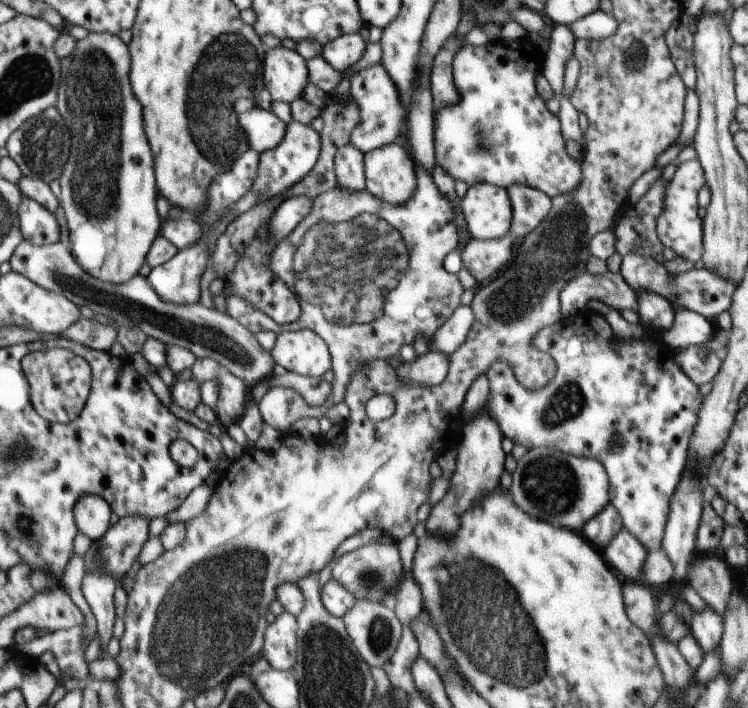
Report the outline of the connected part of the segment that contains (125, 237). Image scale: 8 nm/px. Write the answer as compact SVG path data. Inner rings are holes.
M90 31L86 38L76 41L76 48L70 56L60 59L60 72L61 89L58 90L56 107L71 131L69 160L59 178L60 206L64 208L68 224L69 248L77 262L94 278L110 284L124 284L138 276L138 270L148 256L146 252L153 248L154 239L162 228L162 219L156 208L159 194L154 154L144 134L142 104L136 100L128 78L128 46L109 32Z

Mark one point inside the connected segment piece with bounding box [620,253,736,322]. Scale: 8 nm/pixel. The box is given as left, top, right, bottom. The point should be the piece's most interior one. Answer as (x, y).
(699, 290)

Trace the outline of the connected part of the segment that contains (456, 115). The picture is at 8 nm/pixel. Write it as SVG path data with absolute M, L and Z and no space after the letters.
M500 38L479 47L464 44L458 54L454 56L452 74L454 86L456 86L456 92L458 92L458 100L454 104L450 104L450 106L446 106L446 108L434 113L434 140L436 164L440 168L444 168L444 172L450 174L455 181L466 182L470 187L480 183L493 184L498 188L504 188L504 190L507 190L508 186L512 186L512 184L524 184L524 186L540 190L550 198L558 197L560 194L570 194L570 192L578 188L578 184L582 182L581 162L574 160L566 152L560 121L557 115L550 112L550 109L546 106L546 101L538 96L538 90L536 90L536 76L542 71L545 53L545 47L542 47L539 51L536 44L529 42L527 38L525 40Z

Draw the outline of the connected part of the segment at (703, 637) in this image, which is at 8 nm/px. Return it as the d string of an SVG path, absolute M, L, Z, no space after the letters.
M707 605L701 611L693 609L691 611L690 631L698 646L705 653L719 648L723 635L723 616Z

